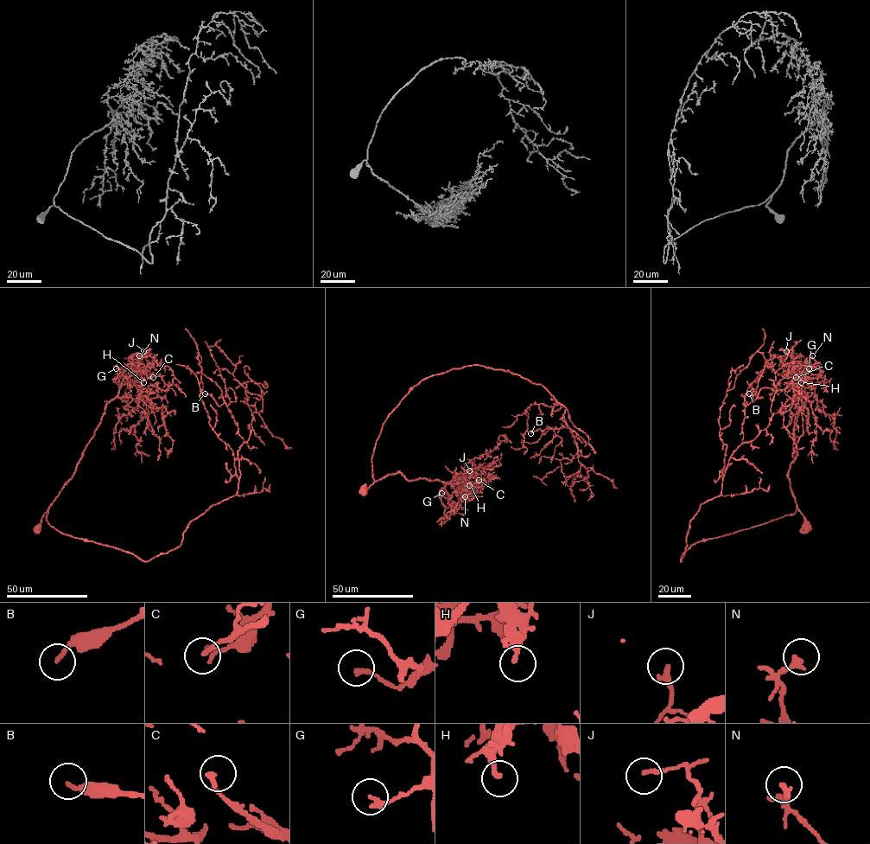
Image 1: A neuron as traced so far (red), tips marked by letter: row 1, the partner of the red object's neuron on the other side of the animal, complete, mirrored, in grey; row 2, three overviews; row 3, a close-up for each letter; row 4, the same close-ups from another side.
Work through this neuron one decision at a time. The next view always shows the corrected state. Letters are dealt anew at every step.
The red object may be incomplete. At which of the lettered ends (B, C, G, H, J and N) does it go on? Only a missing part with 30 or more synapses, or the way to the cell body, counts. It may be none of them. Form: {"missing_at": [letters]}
{"missing_at": []}

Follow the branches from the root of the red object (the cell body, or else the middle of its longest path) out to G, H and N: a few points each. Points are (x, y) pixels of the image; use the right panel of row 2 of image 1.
G: (806, 530), (788, 471), (796, 452), (797, 374), (809, 368)
H: (806, 530), (804, 518), (797, 508), (788, 477), (790, 463), (796, 452), (794, 423), (799, 374), (801, 382)
N: (806, 530), (788, 471), (796, 452), (797, 371), (805, 362), (812, 366), (816, 362), (812, 355)

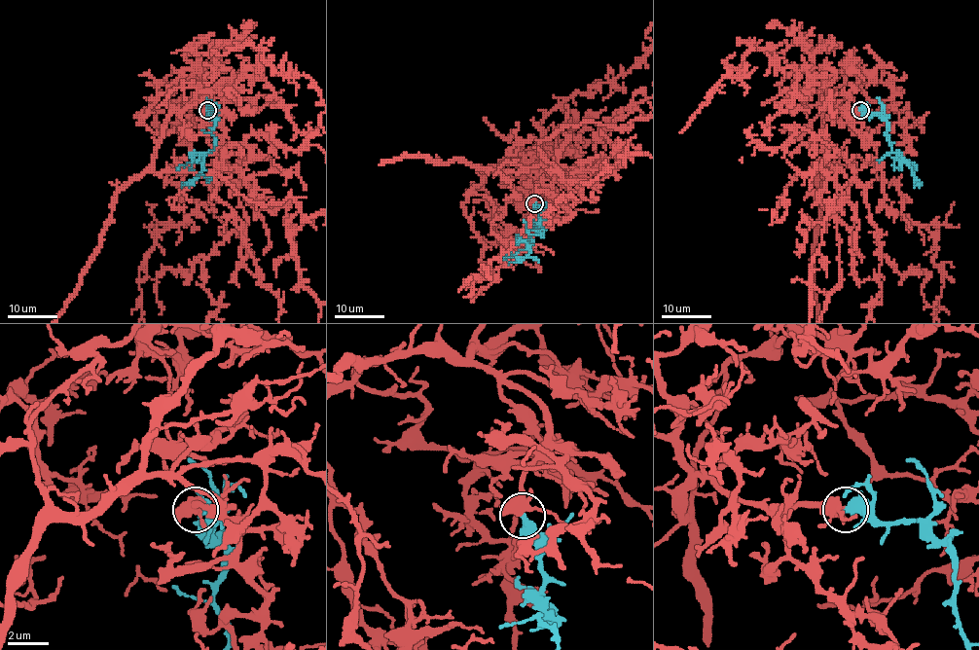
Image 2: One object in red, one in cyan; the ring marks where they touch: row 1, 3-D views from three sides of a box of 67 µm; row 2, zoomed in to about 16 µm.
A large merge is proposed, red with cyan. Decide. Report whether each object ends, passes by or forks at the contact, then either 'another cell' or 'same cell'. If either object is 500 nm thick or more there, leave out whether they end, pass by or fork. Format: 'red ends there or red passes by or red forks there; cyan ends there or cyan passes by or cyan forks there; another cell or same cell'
red forks there; cyan ends there; same cell

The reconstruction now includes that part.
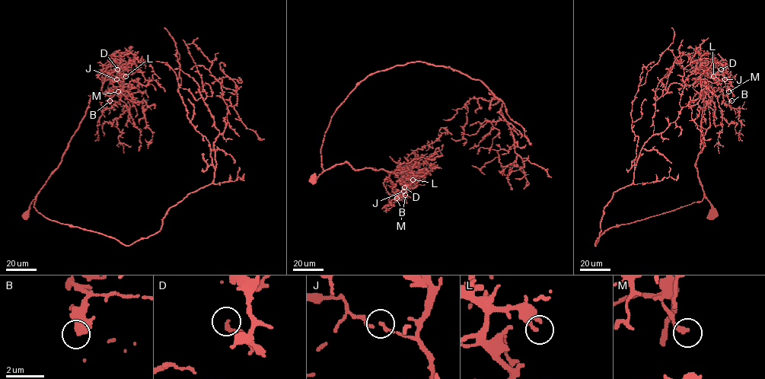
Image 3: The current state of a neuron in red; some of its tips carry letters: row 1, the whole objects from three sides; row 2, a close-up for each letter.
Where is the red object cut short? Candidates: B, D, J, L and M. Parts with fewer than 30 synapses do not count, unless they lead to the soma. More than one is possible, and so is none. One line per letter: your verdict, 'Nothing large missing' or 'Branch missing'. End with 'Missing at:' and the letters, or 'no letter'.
B: Branch missing
D: Nothing large missing
J: Nothing large missing
L: Branch missing
M: Nothing large missing
Missing at: B, L

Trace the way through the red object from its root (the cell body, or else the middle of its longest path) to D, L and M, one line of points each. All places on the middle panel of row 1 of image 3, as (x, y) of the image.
D: (312, 179), (323, 170), (348, 162), (355, 170), (371, 167), (403, 171), (406, 176), (406, 189), (404, 187)
L: (312, 179), (323, 170), (344, 162), (348, 162), (355, 170), (371, 167), (387, 172), (400, 170), (412, 179)
M: (312, 179), (323, 170), (344, 162), (355, 170), (400, 170), (406, 176), (405, 195)

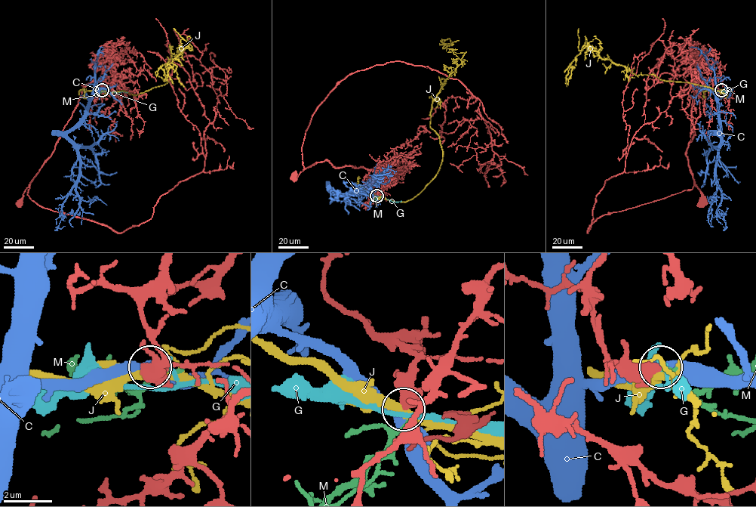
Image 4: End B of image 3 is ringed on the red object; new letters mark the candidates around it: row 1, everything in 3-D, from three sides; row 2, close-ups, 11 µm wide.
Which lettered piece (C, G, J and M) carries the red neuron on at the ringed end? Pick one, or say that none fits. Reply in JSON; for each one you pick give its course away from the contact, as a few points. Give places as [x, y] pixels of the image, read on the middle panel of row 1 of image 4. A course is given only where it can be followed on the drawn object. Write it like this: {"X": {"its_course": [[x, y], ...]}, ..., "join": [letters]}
{"join": ["M"]}

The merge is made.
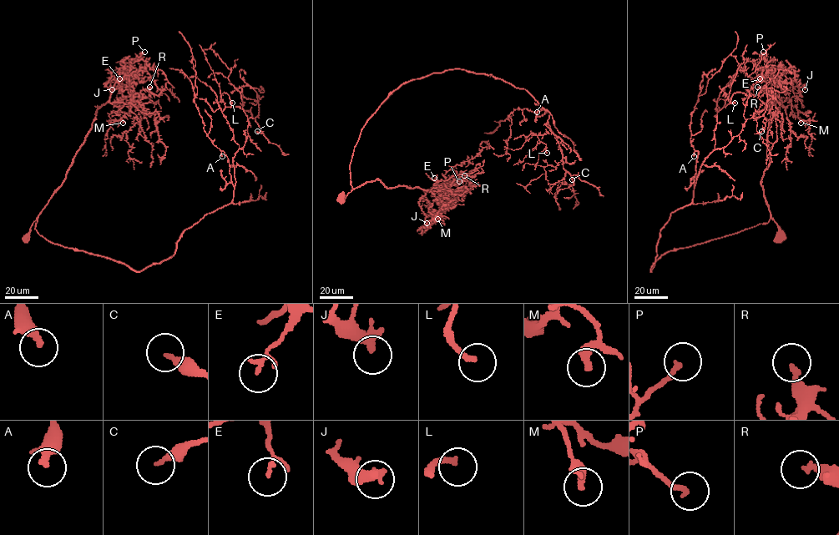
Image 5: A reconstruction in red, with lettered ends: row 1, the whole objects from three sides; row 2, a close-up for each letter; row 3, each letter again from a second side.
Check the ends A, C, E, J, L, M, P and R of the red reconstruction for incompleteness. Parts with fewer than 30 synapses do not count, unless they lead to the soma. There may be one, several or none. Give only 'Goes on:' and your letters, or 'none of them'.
Goes on: J, L

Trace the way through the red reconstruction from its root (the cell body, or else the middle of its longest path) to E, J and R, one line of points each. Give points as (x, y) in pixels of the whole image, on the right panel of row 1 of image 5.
E: (780, 239), (761, 185), (770, 159), (767, 128), (772, 88), (766, 73), (760, 78)
J: (780, 239), (761, 185), (770, 159), (767, 128), (771, 78), (780, 84), (800, 81), (805, 89)
R: (780, 239), (761, 185), (770, 159), (767, 128), (772, 91), (757, 87)

